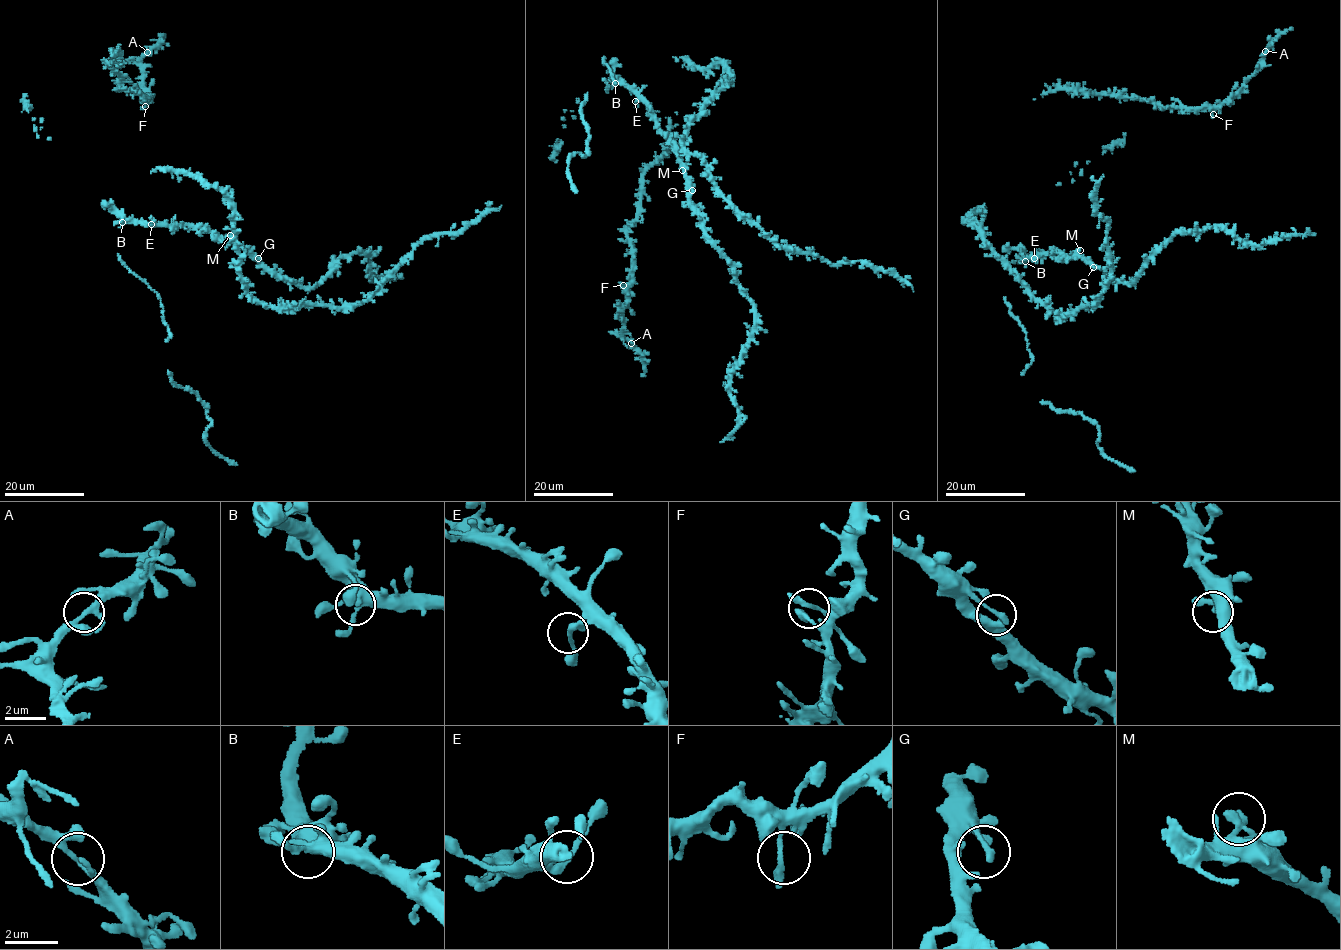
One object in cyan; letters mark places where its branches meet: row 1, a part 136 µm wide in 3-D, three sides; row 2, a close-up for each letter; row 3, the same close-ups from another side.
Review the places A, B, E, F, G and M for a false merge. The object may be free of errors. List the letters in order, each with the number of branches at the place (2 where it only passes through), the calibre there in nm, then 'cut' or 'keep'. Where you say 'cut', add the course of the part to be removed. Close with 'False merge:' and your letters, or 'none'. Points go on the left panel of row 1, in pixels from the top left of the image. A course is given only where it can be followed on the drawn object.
A: branches 3; calibre 200 nm; keep
B: branches 4; calibre 360 nm; keep
E: branches 3; calibre 200 nm; keep
F: branches 2; calibre 240 nm; keep
G: branches 2; calibre 190 nm; keep
M: branches 3; calibre 140 nm; keep
False merge: none

